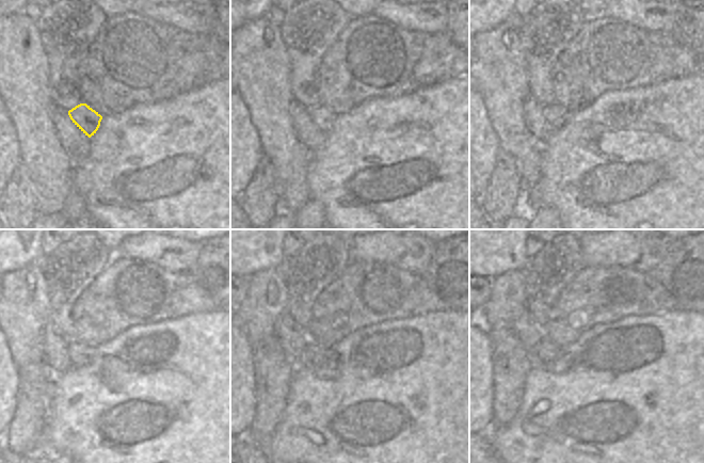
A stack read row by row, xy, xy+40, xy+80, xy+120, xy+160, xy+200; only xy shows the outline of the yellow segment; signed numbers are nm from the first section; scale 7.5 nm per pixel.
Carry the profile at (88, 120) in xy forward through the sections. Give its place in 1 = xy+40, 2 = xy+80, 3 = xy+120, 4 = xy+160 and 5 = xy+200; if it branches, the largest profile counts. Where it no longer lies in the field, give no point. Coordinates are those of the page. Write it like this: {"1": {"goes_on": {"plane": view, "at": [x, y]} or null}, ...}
{"1": {"goes_on": {"plane": "xy+40", "at": [323, 118]}}, "2": {"goes_on": {"plane": "xy+80", "at": [558, 116]}}, "3": {"goes_on": {"plane": "xy+120", "at": [80, 354]}}, "4": {"goes_on": {"plane": "xy+160", "at": [313, 353]}}, "5": {"goes_on": {"plane": "xy+200", "at": [545, 352]}}}

